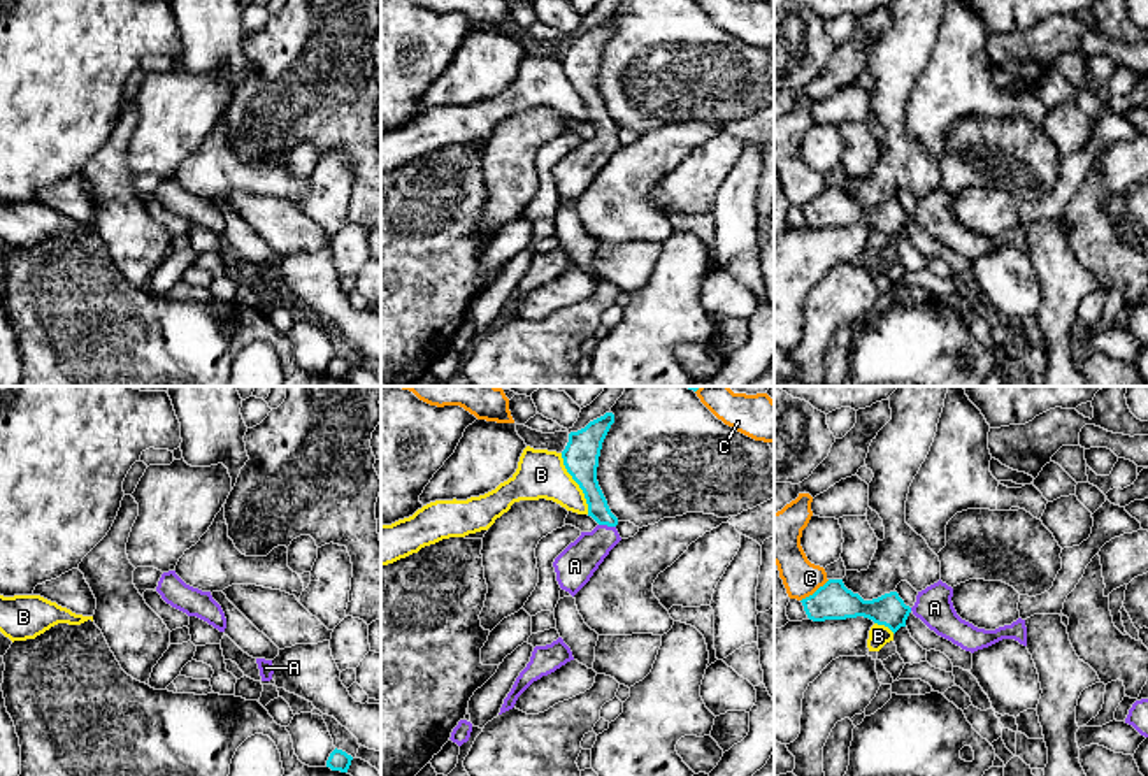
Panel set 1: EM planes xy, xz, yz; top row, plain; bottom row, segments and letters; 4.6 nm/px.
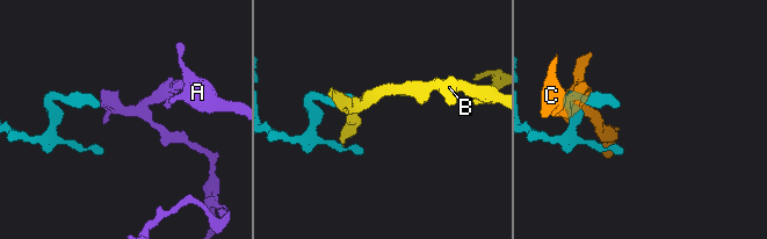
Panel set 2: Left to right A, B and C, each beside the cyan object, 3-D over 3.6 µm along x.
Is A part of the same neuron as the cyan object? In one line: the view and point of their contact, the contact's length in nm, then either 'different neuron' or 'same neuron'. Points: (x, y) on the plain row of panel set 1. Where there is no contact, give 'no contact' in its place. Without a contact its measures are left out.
contact xz (608, 132); length 80 nm; same neuron

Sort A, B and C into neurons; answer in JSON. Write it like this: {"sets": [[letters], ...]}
{"sets": [["A"], ["B"], ["C"]]}

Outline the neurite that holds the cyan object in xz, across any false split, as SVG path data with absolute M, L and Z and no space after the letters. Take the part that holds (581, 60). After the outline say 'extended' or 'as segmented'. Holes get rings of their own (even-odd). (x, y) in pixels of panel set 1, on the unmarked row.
M606 19L585 35L570 39L562 58L567 79L585 100L588 123L599 130L592 139L581 139L553 169L560 195L572 204L590 188L609 158L621 147L616 137L618 125L611 119L597 88L602 49L613 30L614 21Z; extended

